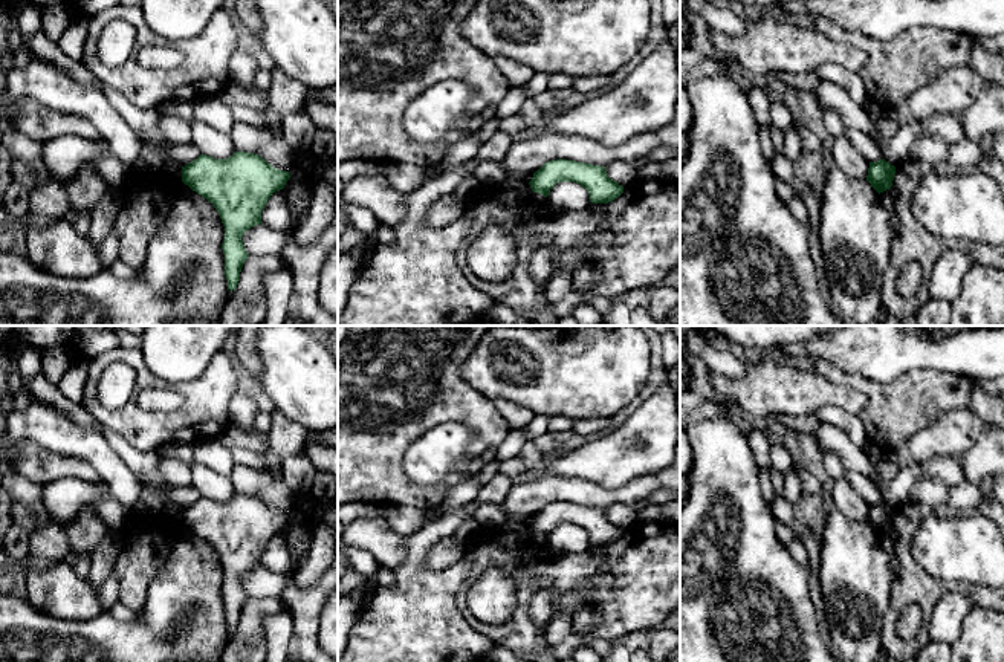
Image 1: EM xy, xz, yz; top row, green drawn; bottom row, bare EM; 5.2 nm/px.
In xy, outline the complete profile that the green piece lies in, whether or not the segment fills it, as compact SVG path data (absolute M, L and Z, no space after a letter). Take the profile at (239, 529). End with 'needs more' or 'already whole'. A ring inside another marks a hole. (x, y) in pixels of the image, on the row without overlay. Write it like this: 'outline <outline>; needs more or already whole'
outline M235 494L228 501L200 497L182 509L182 524L214 547L225 569L222 592L231 634L249 599L243 576L261 567L263 550L275 534L284 531L289 520L289 514L277 512L261 498L246 494Z; already whole

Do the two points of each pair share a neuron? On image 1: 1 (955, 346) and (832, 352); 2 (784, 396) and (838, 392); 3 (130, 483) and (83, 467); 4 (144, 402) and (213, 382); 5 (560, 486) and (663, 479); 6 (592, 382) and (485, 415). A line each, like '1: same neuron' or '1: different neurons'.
1: same neuron
2: same neuron
3: different neurons
4: different neurons
5: same neuron
6: different neurons

